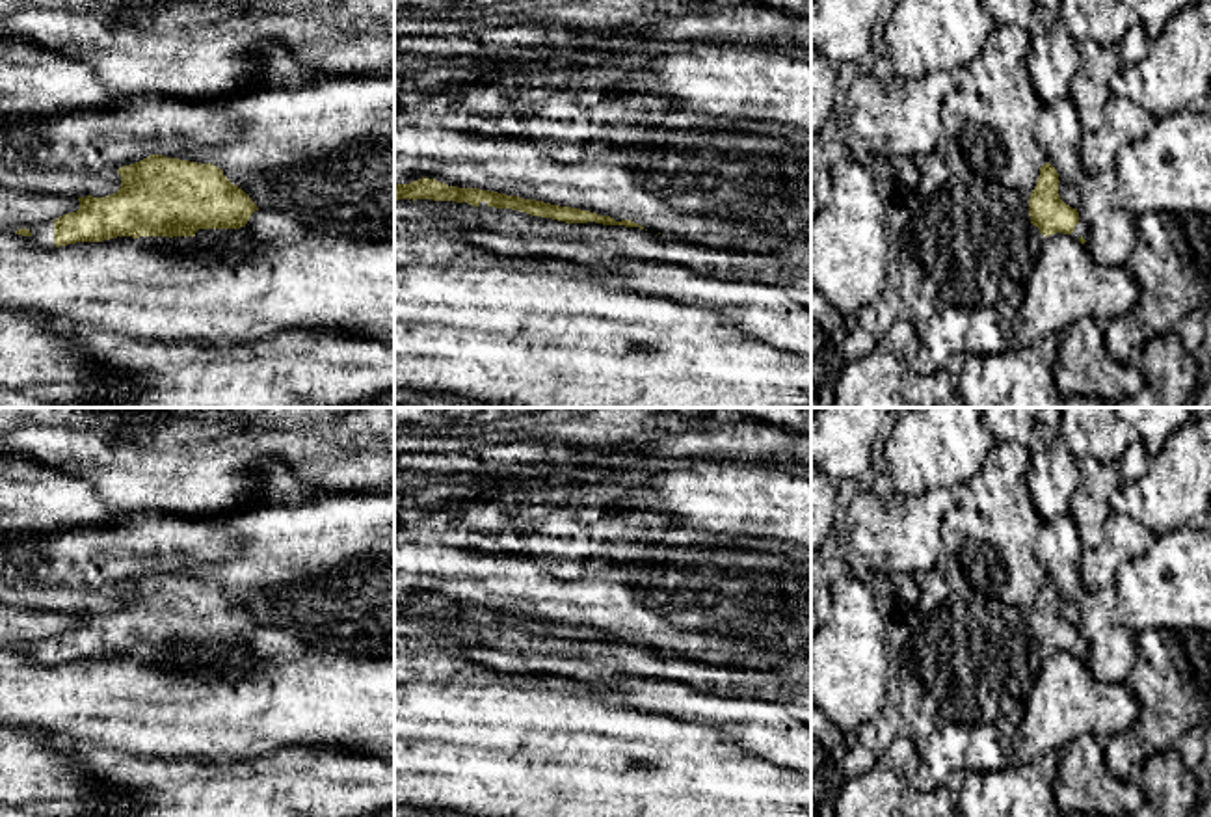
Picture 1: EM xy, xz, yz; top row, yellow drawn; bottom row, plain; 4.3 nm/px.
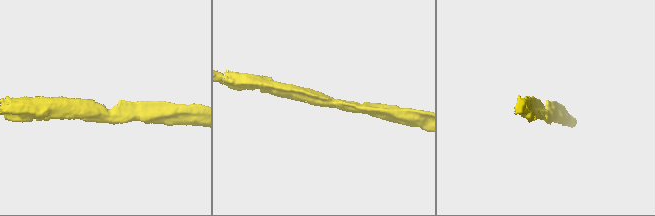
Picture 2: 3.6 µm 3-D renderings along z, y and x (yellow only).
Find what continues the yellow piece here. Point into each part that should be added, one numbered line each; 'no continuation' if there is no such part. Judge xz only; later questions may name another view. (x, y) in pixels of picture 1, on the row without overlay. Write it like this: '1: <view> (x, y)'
no continuation

